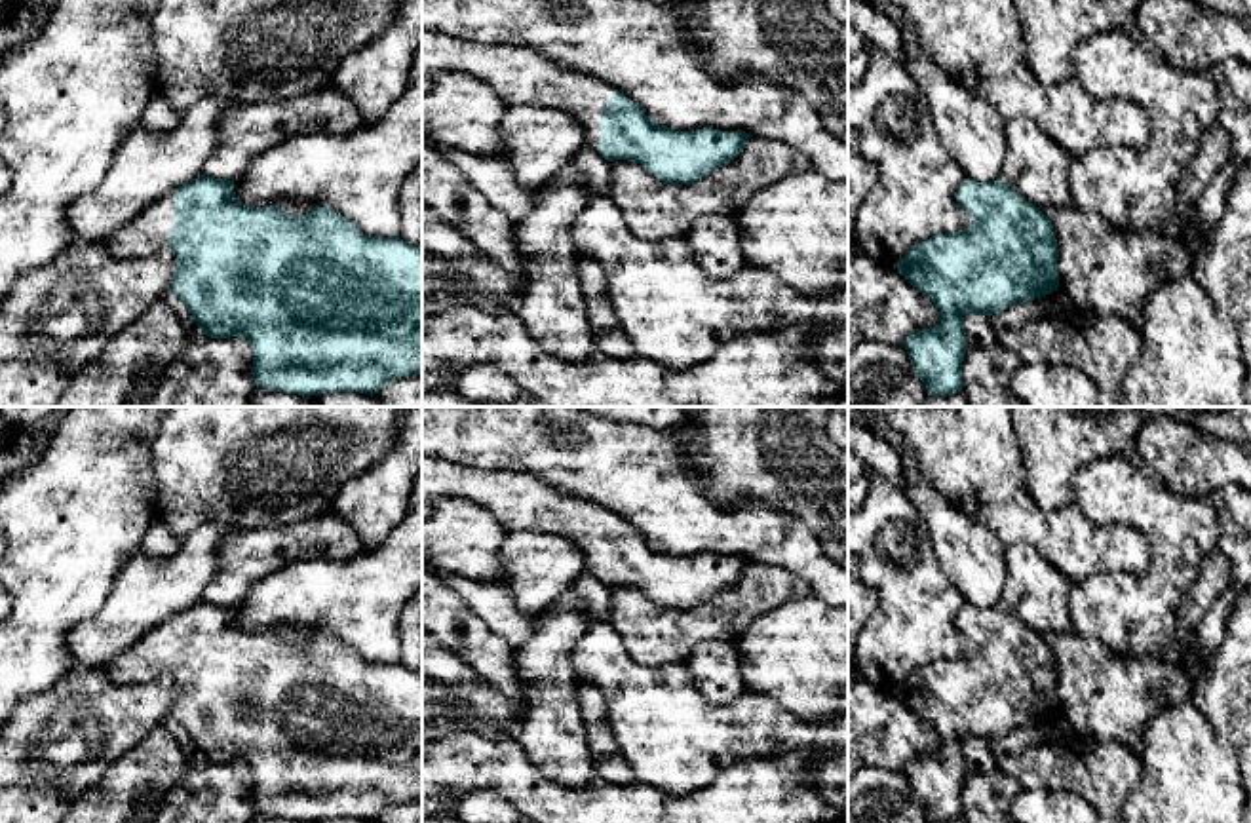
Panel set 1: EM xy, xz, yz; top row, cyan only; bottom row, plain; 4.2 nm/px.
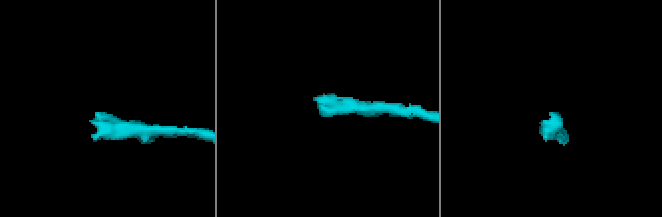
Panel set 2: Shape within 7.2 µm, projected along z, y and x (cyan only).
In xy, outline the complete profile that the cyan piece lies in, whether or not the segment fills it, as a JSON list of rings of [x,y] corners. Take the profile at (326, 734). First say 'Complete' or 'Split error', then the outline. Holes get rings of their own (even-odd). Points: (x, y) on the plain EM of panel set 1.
Split error. [[[200,601],[150,629],[103,671],[118,684],[148,684],[171,675],[177,680],[171,717],[207,762],[241,762],[251,770],[251,800],[260,815],[375,821],[394,804],[422,800],[422,673],[367,661],[327,633],[295,642],[278,631],[243,631],[234,606]]]

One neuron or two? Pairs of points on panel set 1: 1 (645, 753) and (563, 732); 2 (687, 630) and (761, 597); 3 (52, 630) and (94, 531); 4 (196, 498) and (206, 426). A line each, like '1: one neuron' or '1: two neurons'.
1: two neurons
2: one neuron
3: one neuron
4: one neuron

